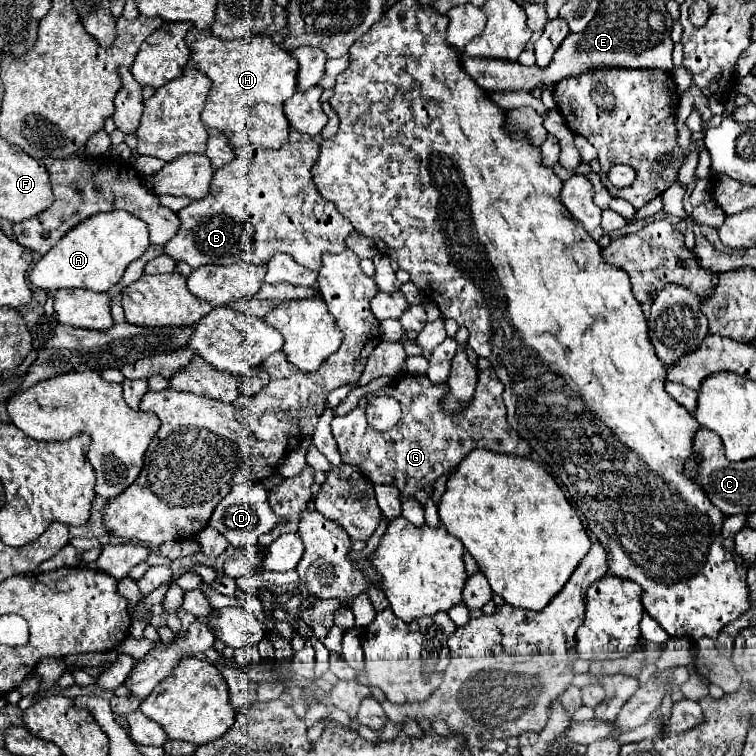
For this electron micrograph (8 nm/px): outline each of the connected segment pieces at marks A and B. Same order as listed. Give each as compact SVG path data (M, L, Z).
M125 211L97 213L73 227L59 243L41 257L29 271L29 281L45 291L65 287L85 287L91 291L109 291L117 285L131 261L141 257L149 247L147 225Z
M315 141L283 143L277 151L255 149L253 145L235 149L235 159L215 171L207 197L193 201L189 207L177 213L181 227L177 235L165 245L165 253L177 261L189 263L195 269L209 263L233 265L239 261L265 265L269 257L283 251L289 253L305 269L319 271L323 253L341 253L345 249L345 237L353 231L353 225L337 211L331 201L321 199L319 191L315 189L311 167L317 159L319 145Z

